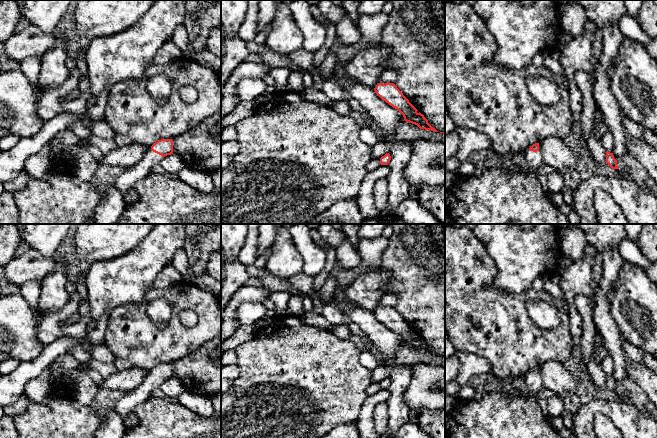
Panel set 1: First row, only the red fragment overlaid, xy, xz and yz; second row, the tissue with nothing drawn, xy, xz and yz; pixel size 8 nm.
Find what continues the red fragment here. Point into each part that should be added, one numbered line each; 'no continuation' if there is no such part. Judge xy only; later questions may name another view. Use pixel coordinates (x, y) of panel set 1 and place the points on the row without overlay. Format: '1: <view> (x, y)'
1: xy (127, 404)

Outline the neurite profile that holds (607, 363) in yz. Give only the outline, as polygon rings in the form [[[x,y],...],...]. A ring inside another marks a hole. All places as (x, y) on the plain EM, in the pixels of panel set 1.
[[[610,354],[604,356],[601,362],[601,367],[606,375],[613,377],[613,360]]]

